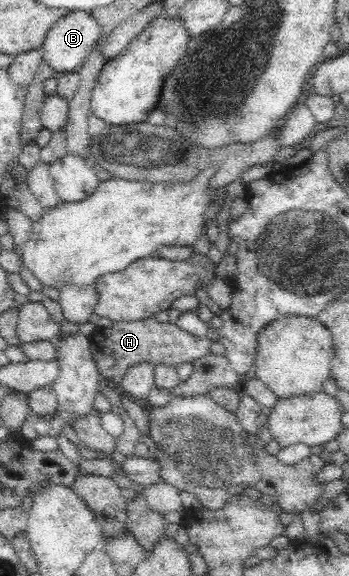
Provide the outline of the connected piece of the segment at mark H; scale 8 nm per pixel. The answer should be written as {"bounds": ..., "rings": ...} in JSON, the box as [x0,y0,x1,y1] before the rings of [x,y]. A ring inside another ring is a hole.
{"bounds":[88,316,215,389],"rings":[[[154,316],[138,321],[112,321],[111,326],[107,328],[97,327],[88,338],[92,357],[102,381],[116,389],[131,365],[146,361],[156,366],[164,364],[176,368],[184,362],[210,354],[210,347],[215,340],[208,337],[196,338],[176,324],[158,322]]]}

